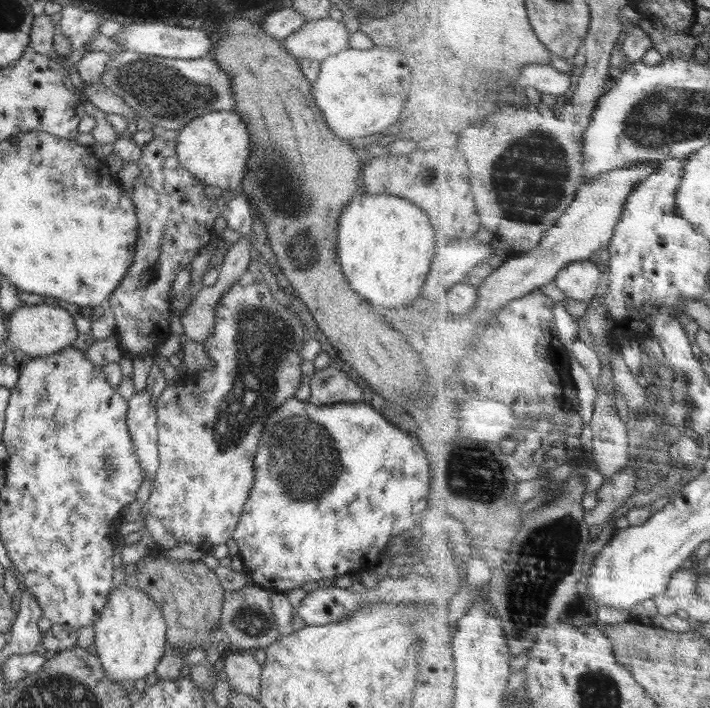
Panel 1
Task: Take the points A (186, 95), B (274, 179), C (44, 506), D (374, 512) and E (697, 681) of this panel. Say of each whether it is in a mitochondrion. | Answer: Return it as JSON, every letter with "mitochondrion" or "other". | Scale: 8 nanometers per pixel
{"A":"mitochondrion","B":"mitochondrion","C":"other","D":"other","E":"other"}

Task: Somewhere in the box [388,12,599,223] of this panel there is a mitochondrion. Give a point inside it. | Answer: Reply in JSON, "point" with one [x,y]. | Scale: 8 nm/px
{"point":[431,176]}

